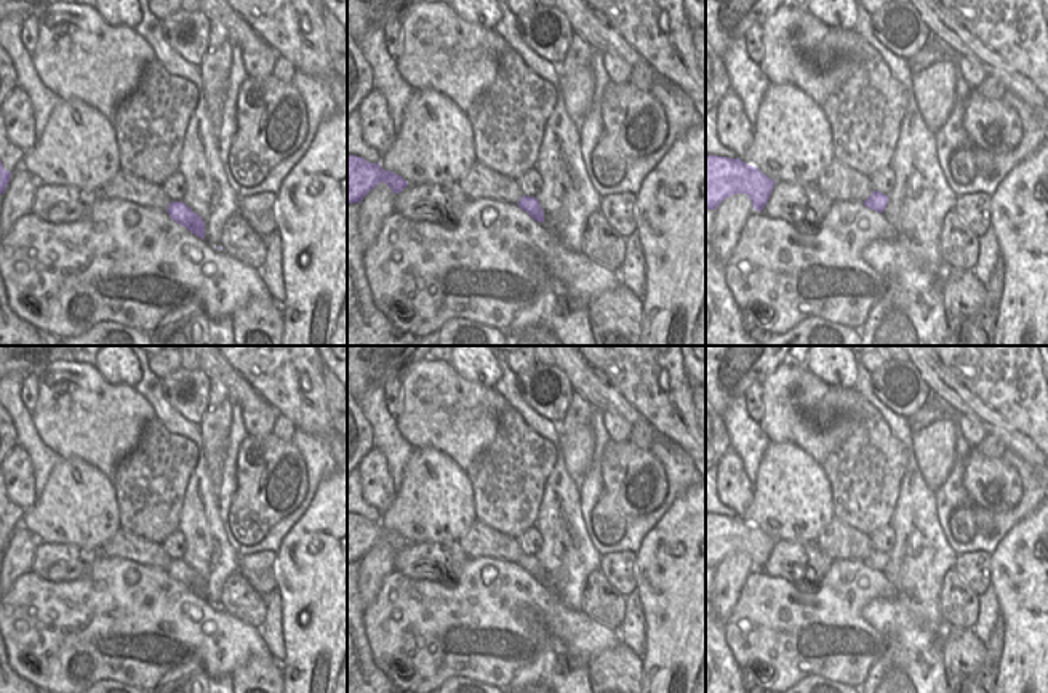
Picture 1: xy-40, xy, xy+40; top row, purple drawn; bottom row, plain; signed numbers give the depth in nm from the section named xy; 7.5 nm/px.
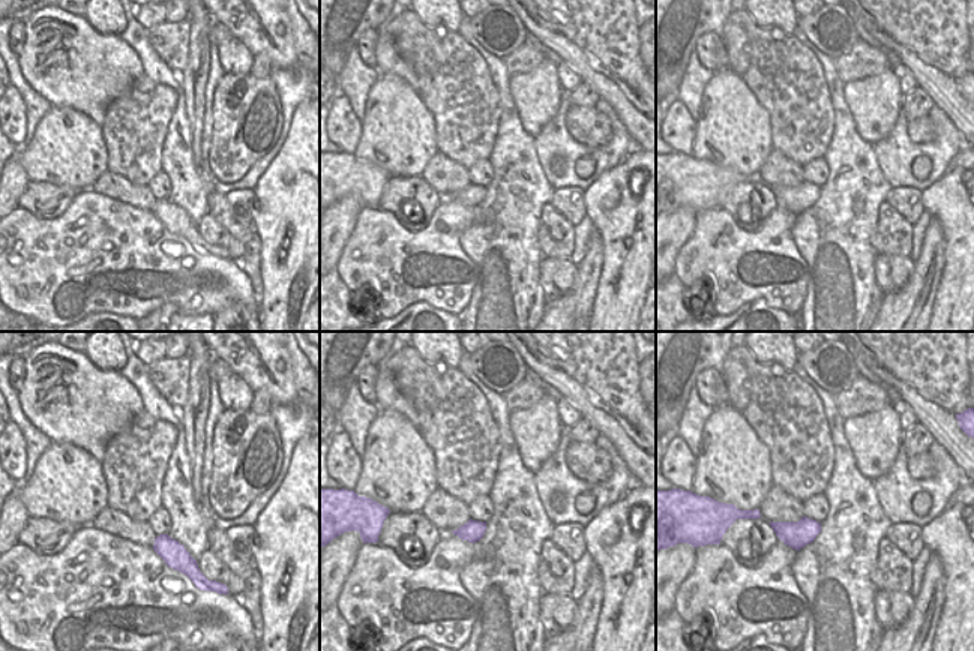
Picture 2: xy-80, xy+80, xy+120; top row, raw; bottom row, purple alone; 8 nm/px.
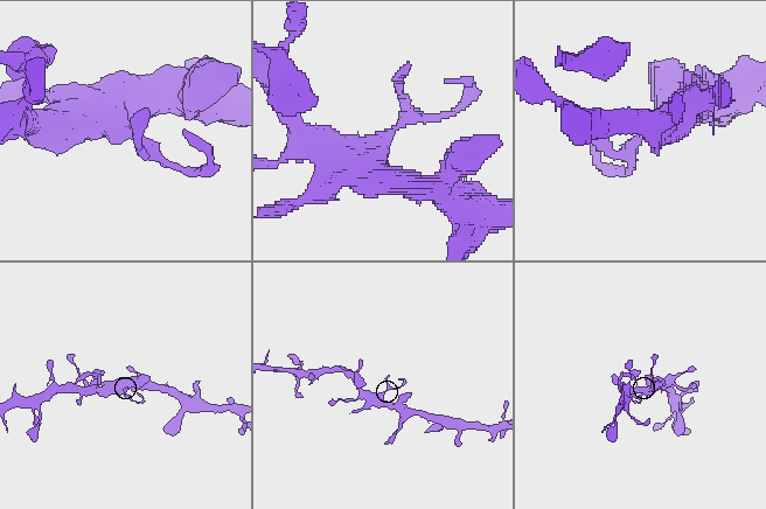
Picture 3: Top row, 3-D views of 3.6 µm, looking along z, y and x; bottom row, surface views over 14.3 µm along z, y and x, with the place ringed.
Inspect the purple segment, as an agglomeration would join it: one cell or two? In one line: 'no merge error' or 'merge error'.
merge error

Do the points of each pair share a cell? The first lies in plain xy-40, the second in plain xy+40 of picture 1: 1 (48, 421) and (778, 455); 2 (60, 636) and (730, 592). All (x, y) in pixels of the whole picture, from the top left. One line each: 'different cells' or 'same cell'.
1: different cells
2: different cells

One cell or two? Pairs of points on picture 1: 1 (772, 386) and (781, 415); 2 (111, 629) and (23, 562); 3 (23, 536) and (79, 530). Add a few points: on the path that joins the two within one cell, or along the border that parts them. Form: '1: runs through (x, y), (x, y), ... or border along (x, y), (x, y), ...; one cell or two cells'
1: runs through (776, 392), (780, 408); one cell
2: border along (29, 570), (16, 580); two cells
3: border along (20, 524), (40, 541); two cells

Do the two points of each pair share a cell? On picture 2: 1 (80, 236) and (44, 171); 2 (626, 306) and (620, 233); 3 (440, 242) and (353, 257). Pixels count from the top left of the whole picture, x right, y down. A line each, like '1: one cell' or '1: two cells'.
1: two cells
2: one cell
3: one cell

